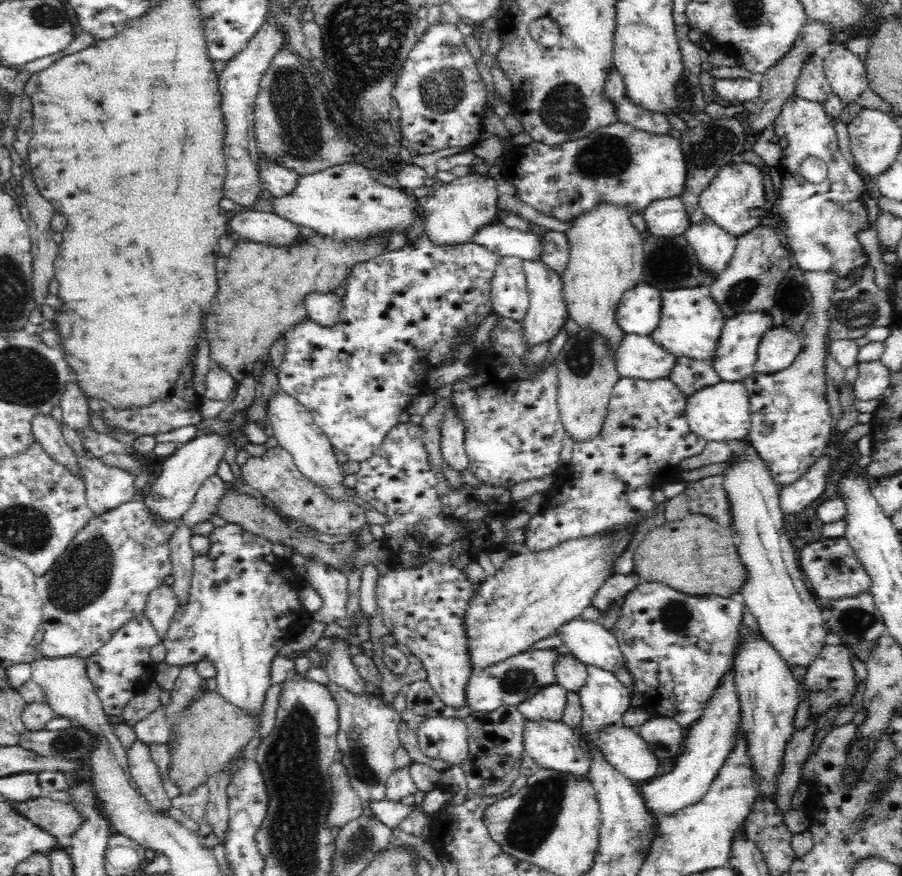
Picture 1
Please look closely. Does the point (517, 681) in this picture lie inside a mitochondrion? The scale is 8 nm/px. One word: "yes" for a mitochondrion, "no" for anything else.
yes

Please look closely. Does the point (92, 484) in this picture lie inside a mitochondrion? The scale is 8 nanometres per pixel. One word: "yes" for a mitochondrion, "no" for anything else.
no

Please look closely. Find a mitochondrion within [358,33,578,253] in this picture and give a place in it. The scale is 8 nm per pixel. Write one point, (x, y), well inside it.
(440, 89)

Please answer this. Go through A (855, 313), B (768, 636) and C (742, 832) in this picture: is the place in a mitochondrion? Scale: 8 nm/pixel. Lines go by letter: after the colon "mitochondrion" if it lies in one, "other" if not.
A: mitochondrion
B: other
C: other

